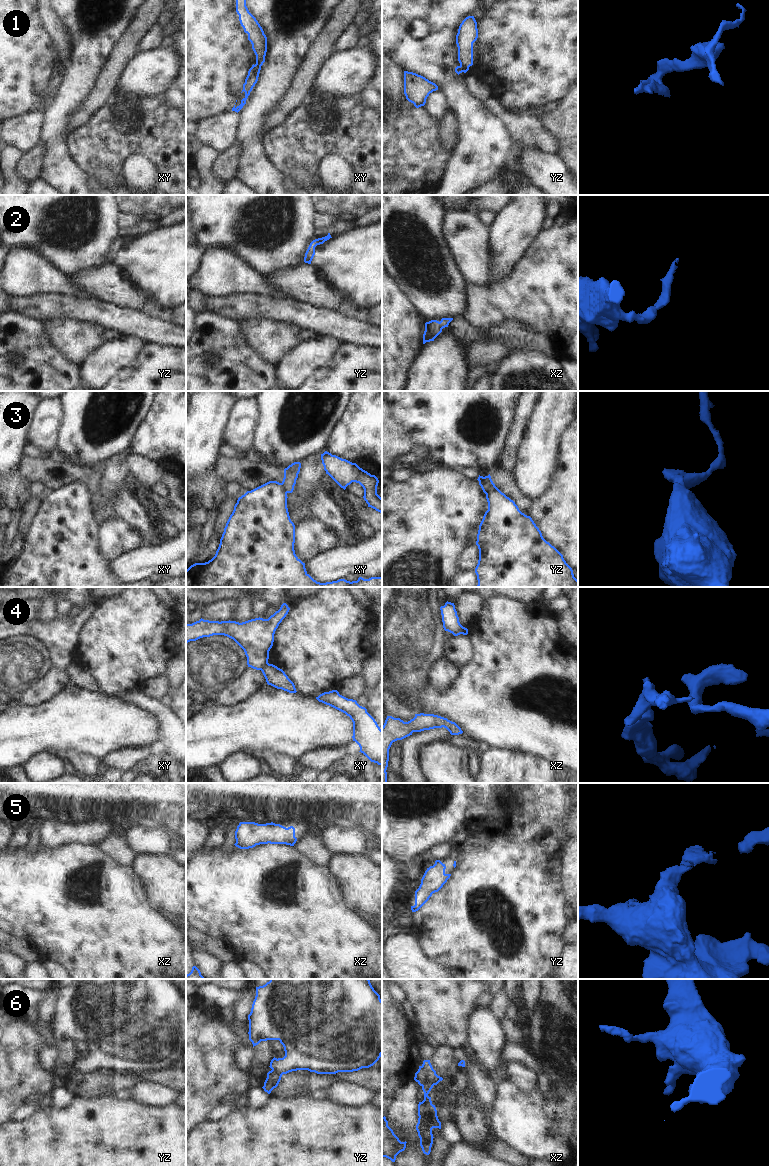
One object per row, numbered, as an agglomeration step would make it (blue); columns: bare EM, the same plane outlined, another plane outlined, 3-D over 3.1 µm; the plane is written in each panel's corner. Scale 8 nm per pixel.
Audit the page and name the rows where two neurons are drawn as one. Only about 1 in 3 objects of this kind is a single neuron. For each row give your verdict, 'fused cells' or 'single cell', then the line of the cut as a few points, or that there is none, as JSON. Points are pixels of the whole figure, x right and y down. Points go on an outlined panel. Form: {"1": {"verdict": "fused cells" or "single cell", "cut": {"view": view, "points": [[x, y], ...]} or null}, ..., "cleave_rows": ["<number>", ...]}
{"1": {"verdict": "fused cells", "cut": {"view": "xy", "points": [[256, 62], [260, 68]]}}, "2": {"verdict": "single cell", "cut": null}, "3": {"verdict": "fused cells", "cut": {"view": "yz", "points": [[479, 480], [486, 481], [495, 487]]}}, "4": {"verdict": "fused cells", "cut": {"view": "xy", "points": [[267, 662], [260, 669]]}}, "5": {"verdict": "single cell", "cut": null}, "6": {"verdict": "fused cells", "cut": {"view": "xz", "points": [[421, 1066], [427, 1075], [427, 1081], [433, 1085]]}}, "cleave_rows": ["1", "3", "4", "6"]}

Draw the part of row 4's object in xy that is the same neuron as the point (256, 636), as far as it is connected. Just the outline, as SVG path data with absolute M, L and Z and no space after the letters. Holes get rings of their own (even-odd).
M283 603L268 619L259 617L242 623L230 620L209 621L201 618L192 624L186 623L186 644L213 635L227 636L244 650L248 667L261 670L268 663L275 631L289 610L288 605Z

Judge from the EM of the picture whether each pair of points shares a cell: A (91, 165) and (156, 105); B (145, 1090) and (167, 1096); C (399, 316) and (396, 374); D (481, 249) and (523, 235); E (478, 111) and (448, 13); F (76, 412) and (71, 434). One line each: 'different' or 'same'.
A: same
B: same
C: same
D: different
E: same
F: same

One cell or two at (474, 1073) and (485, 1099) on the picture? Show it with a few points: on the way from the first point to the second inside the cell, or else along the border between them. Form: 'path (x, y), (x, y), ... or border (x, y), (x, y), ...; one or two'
path (478, 1079), (485, 1093); one

